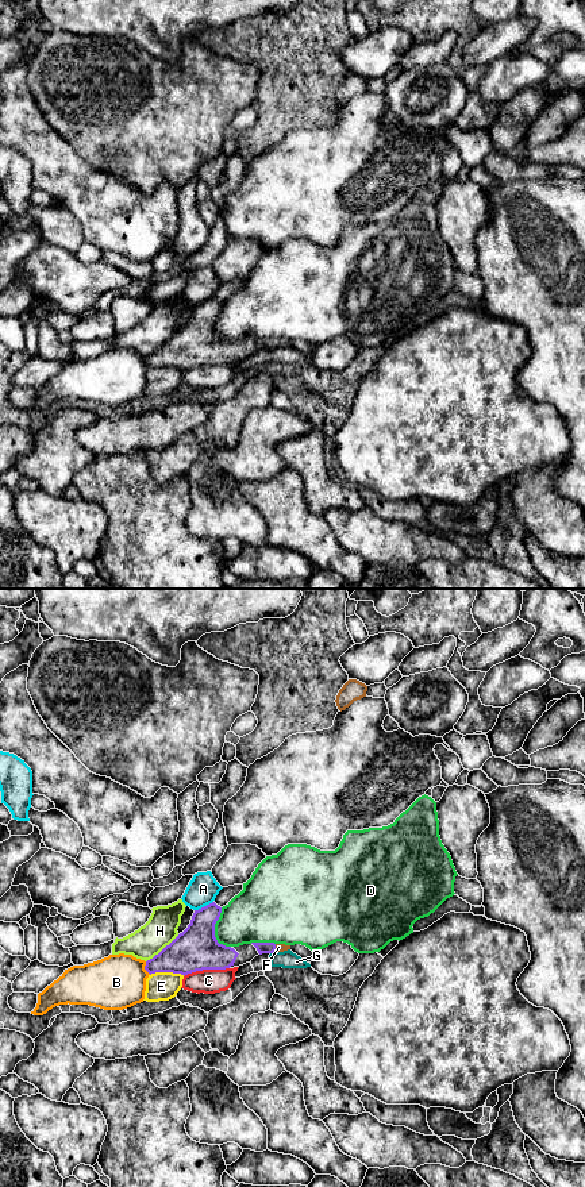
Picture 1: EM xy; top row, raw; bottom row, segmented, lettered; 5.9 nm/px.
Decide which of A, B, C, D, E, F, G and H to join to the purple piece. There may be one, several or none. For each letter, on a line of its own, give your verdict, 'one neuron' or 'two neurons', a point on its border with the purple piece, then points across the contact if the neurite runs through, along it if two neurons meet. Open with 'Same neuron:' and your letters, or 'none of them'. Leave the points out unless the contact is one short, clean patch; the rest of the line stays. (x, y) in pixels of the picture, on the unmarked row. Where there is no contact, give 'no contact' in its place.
Same neuron: F
A: two neurons; meets purple in xy at (204, 301)
B: two neurons; meets purple in xy at (145, 363)
C: two neurons; meets purple in xy at (206, 363)
D: two neurons; meets purple in xy at (214, 326)
E: two neurons; meets purple in xy at (168, 366)
F: one neuron; meets purple in xy at (274, 342); runs through xy (261, 342), (274, 342), (278, 342)
G: two neurons; meets purple in xy at (272, 347); border along xy (274, 345), (270, 349)
H: two neurons; meets purple in xy at (164, 343)

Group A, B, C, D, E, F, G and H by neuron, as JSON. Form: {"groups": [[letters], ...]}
{"groups": [["A"], ["B"], ["C"], ["D"], ["E"], ["F"], ["G"], ["H"]]}

